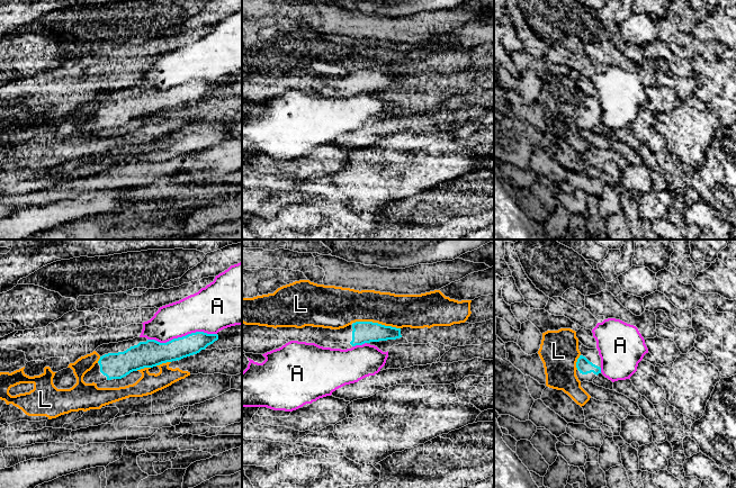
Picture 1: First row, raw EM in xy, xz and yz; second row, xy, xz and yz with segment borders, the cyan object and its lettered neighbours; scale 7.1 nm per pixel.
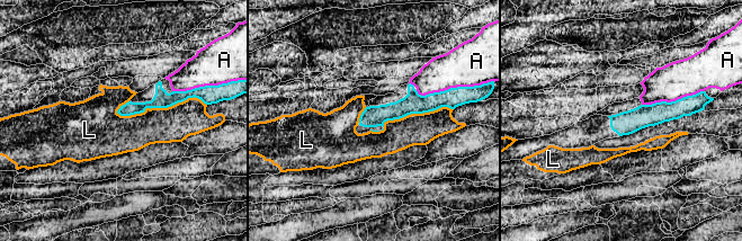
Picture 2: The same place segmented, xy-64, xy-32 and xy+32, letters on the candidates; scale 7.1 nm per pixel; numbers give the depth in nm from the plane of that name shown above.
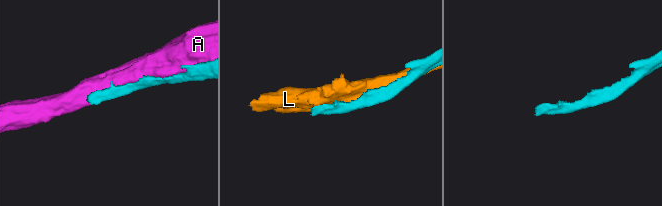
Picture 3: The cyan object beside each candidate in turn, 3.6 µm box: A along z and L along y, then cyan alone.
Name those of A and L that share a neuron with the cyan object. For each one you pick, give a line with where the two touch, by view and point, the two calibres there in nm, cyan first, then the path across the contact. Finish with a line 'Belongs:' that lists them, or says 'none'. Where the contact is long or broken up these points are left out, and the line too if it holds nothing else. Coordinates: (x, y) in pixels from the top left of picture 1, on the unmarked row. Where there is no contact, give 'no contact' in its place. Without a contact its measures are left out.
Belongs: none

